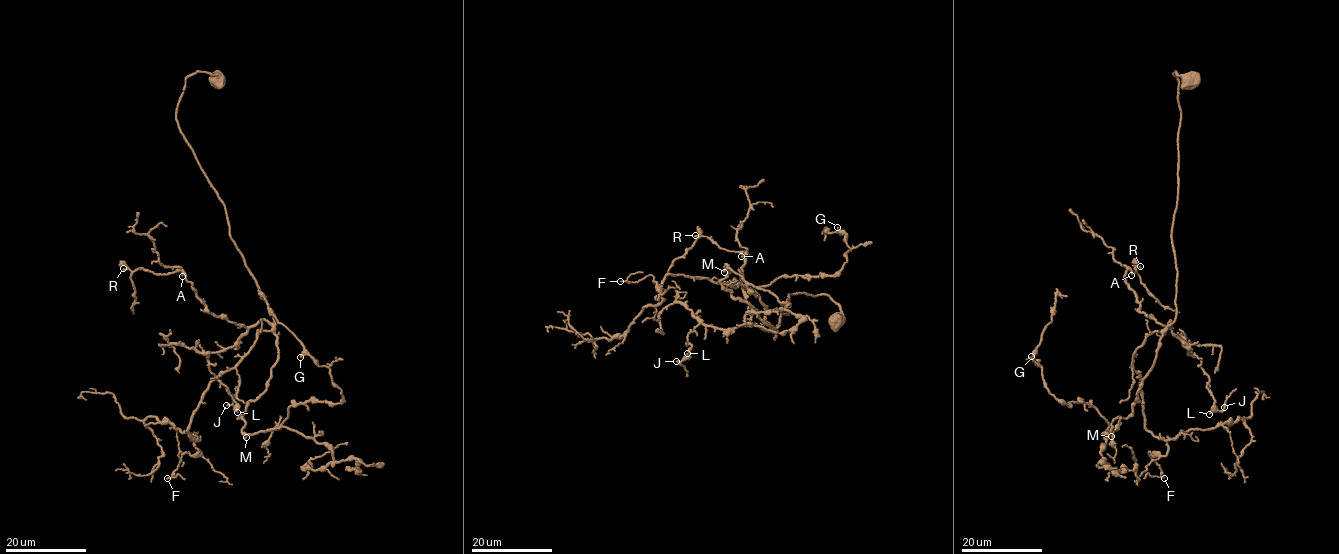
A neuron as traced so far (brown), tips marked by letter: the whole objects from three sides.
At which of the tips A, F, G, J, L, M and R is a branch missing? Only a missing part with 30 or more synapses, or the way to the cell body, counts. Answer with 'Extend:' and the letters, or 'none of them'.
Extend: M

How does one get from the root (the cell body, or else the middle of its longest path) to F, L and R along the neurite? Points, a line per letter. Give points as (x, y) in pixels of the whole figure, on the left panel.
F: (218, 81), (189, 75), (176, 120), (275, 324), (209, 383), (187, 431), (203, 456), (185, 452), (167, 478)
L: (218, 81), (189, 75), (176, 120), (275, 324), (261, 320), (208, 354), (237, 412)
R: (218, 81), (189, 75), (176, 120), (275, 324), (240, 326), (208, 312), (181, 270), (123, 268)

